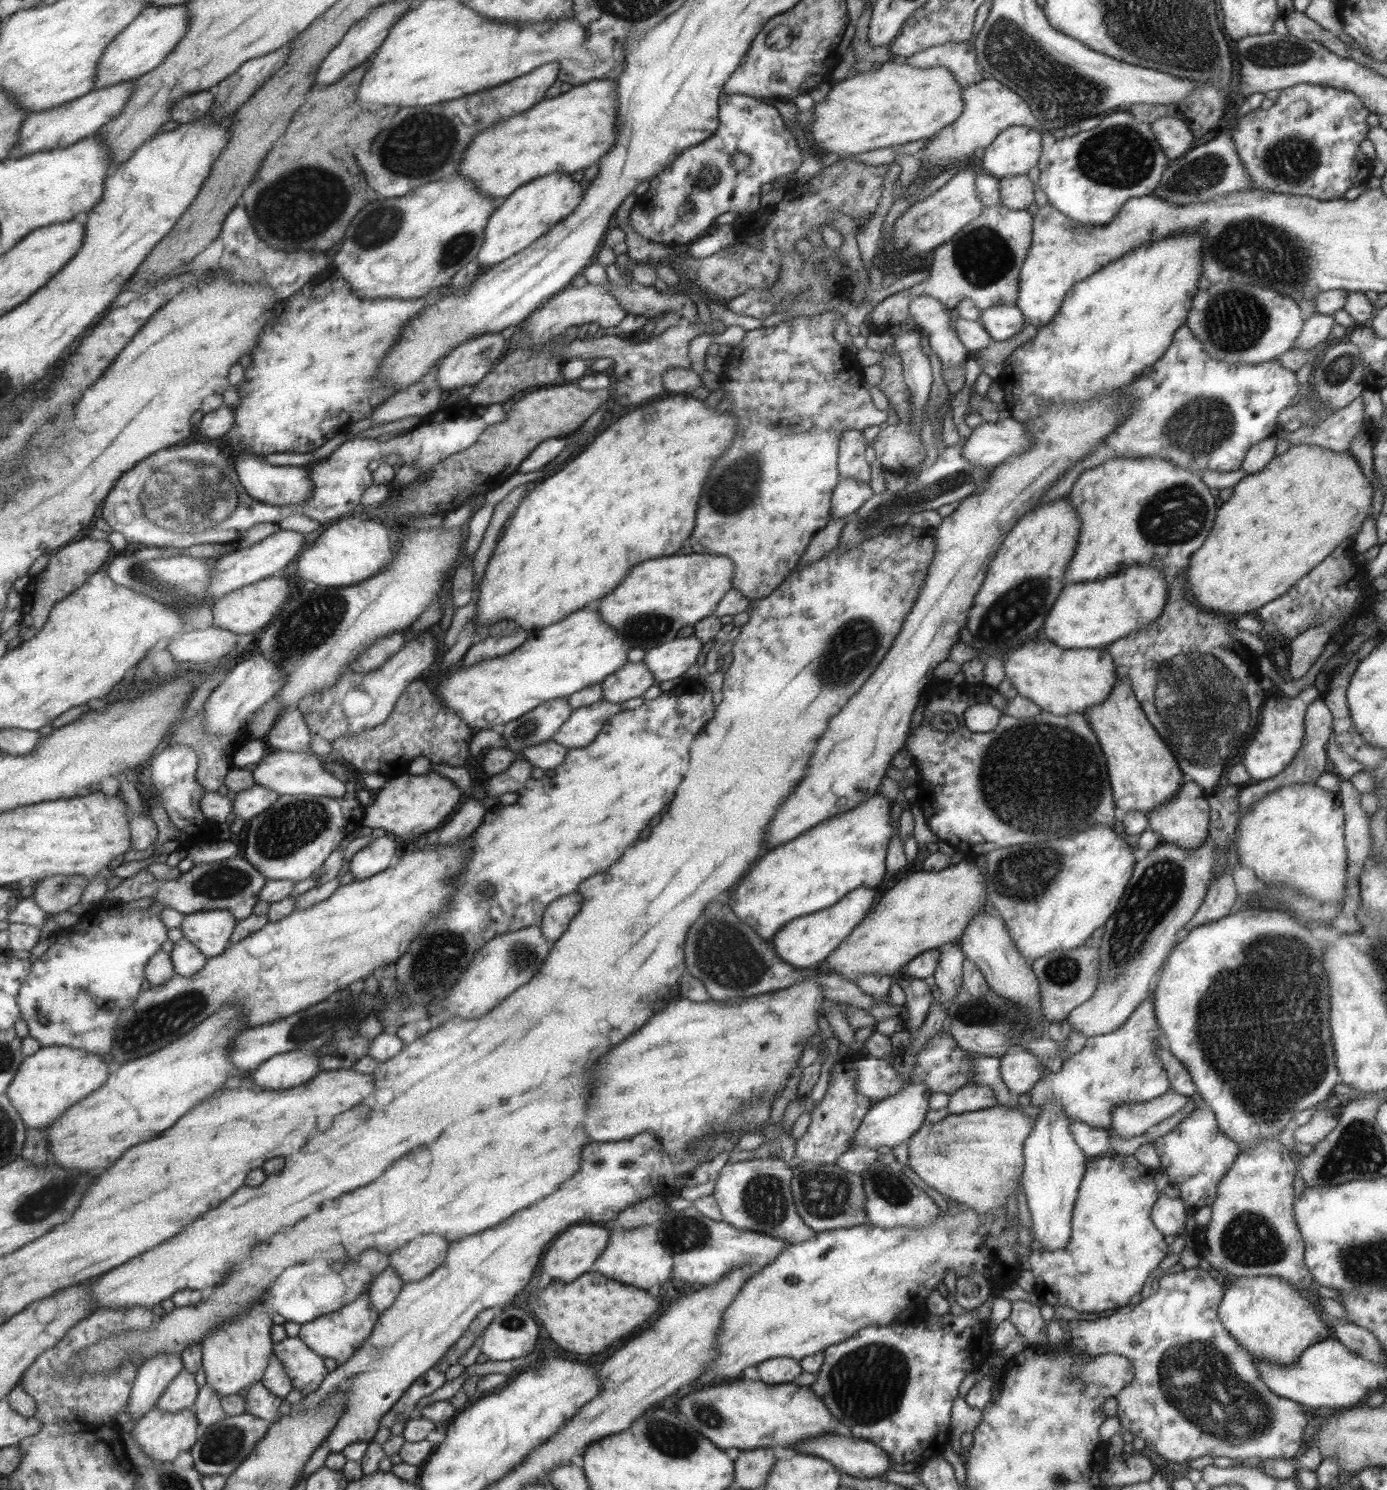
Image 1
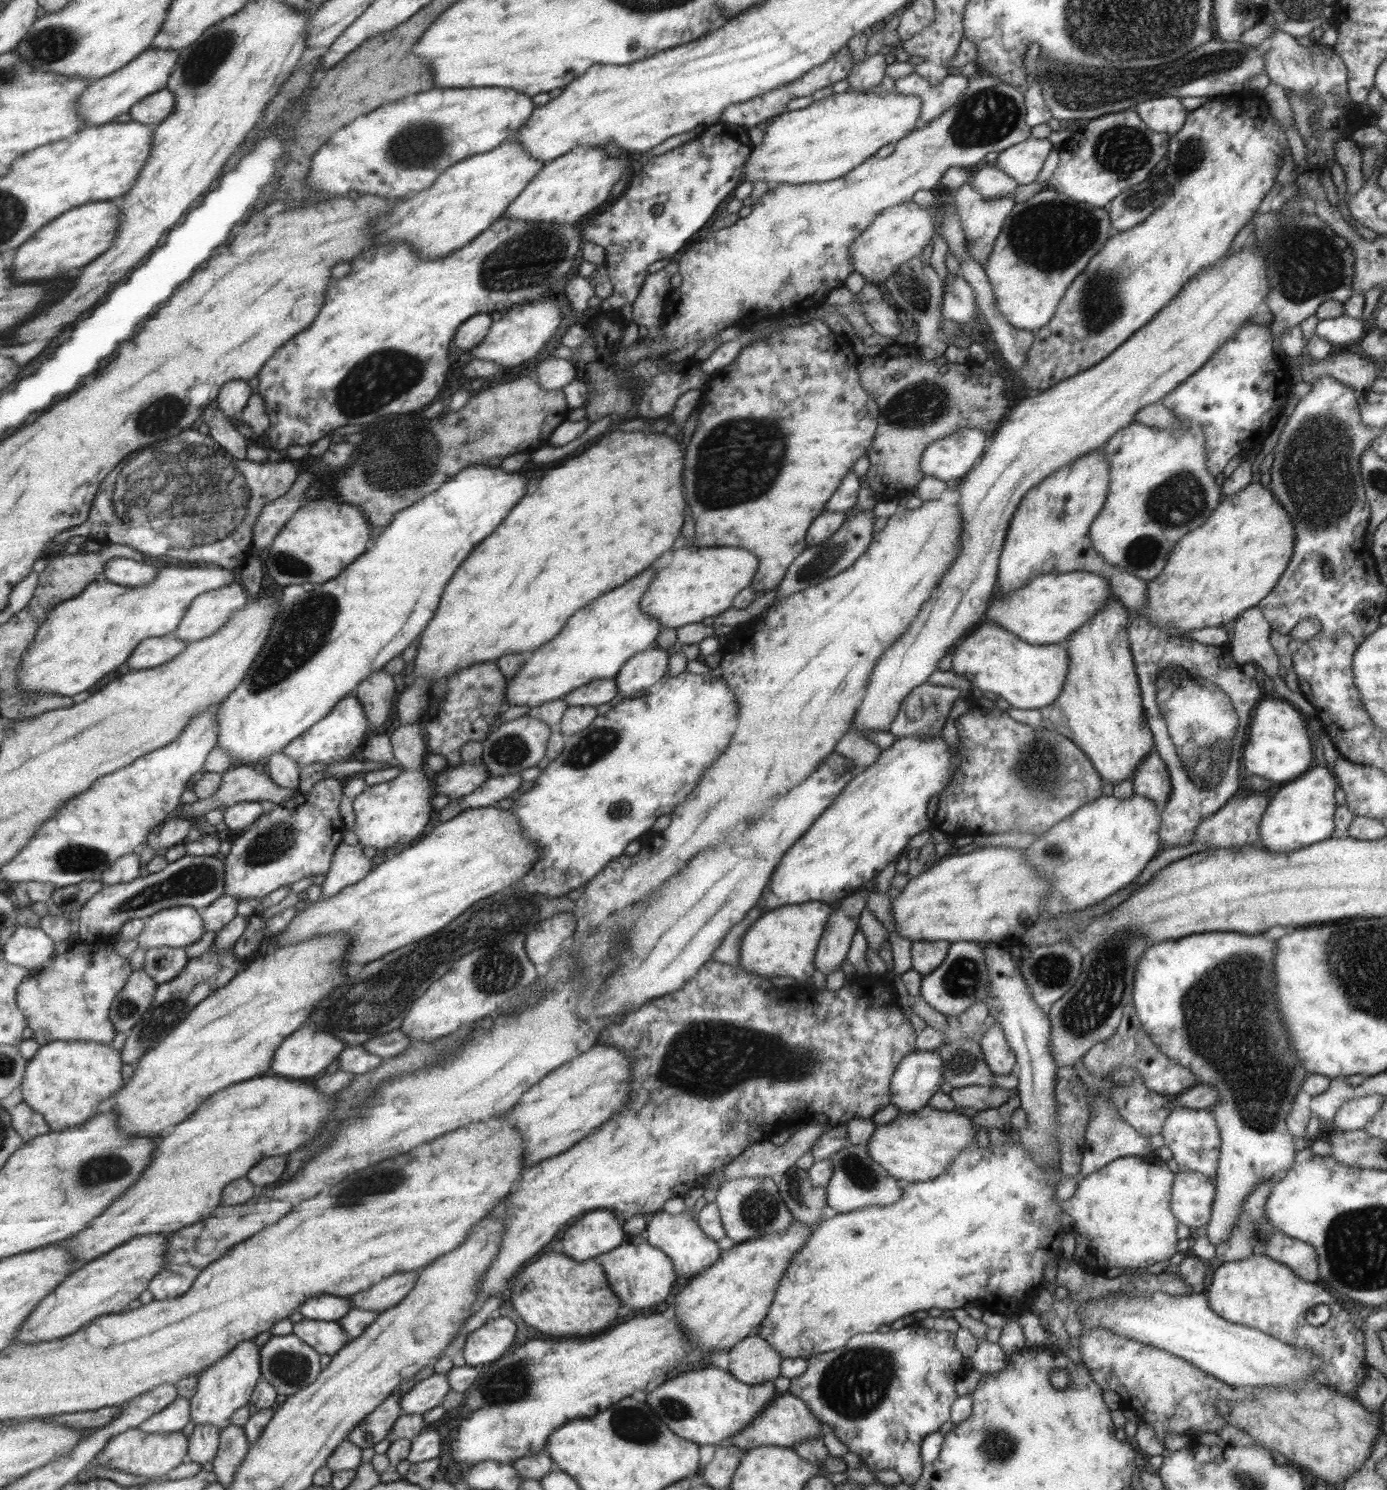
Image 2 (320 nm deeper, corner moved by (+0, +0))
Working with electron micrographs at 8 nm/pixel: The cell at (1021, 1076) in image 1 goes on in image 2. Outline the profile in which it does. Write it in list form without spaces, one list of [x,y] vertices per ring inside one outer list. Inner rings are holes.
[[[997,1023],[991,1024],[978,1041],[985,1064],[993,1074],[1009,1074],[1016,1070],[1014,1052],[1009,1048],[1003,1030]]]

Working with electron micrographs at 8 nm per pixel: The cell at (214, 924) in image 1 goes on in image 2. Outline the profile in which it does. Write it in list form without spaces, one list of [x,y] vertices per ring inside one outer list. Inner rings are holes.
[[[172,906],[146,917],[142,931],[136,936],[137,946],[155,948],[169,946],[182,949],[204,936],[199,910],[190,906]]]

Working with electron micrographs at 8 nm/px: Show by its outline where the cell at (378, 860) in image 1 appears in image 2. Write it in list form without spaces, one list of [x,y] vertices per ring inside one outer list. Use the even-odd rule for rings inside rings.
[[[340,842],[333,851],[328,871],[320,884],[318,900],[331,898],[346,886],[351,886],[371,870],[371,860],[361,854],[363,846],[359,843],[345,844]]]

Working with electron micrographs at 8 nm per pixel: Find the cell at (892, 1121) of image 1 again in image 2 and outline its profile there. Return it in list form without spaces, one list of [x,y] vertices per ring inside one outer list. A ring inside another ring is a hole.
[[[916,1049],[906,1054],[893,1071],[889,1100],[899,1113],[923,1108],[944,1083],[943,1063],[936,1050]]]

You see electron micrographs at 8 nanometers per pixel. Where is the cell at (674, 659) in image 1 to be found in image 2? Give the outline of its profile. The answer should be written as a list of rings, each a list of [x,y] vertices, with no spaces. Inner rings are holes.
[[[656,647],[647,648],[629,657],[613,678],[616,700],[631,699],[639,690],[650,691],[667,670],[667,658],[670,653],[671,651]]]

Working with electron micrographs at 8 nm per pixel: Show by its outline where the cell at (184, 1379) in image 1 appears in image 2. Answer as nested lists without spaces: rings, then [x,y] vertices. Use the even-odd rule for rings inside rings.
[[[178,1396],[163,1410],[140,1422],[136,1428],[145,1431],[147,1434],[179,1432],[189,1419],[190,1402],[187,1398]]]

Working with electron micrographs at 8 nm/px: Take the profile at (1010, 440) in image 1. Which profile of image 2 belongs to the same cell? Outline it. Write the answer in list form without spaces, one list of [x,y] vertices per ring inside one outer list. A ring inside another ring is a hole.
[[[962,428],[928,444],[921,453],[919,468],[923,477],[943,482],[965,477],[981,458],[992,433],[979,428]]]

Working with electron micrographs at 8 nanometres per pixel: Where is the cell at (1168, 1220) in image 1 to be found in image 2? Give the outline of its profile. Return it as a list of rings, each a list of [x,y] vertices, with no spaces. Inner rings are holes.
[[[1175,1173],[1169,1206],[1177,1222],[1189,1228],[1206,1225],[1211,1216],[1214,1191],[1212,1180],[1201,1173]]]

